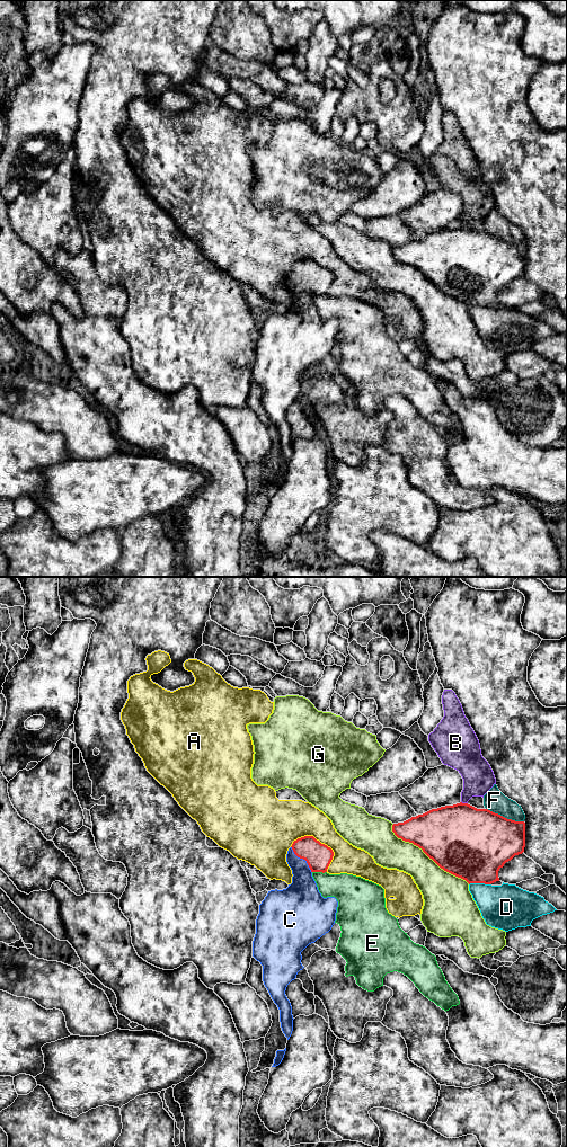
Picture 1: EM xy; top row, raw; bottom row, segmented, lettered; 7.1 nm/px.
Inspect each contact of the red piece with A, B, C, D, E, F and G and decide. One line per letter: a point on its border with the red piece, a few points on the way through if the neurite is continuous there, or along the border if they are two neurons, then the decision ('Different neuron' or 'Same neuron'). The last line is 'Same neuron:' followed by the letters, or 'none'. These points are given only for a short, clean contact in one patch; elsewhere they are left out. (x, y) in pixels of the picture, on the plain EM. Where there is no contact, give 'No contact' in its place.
A: Touches red at xy (312, 259). Different neuron
B: Touches red at xy (464, 227). Different neuron
C: Touches red at xy (302, 281). Path across: xy (318, 279), (302, 281), (302, 316). Same neuron
D: Touches red at xy (479, 305). Different neuron
E: Touches red at xy (319, 294). Boundary: xy (312, 294), (326, 295). Different neuron
F: Touches red at xy (504, 240). Different neuron
G: Touches red at xy (427, 278). Different neuron
Same neuron: C

